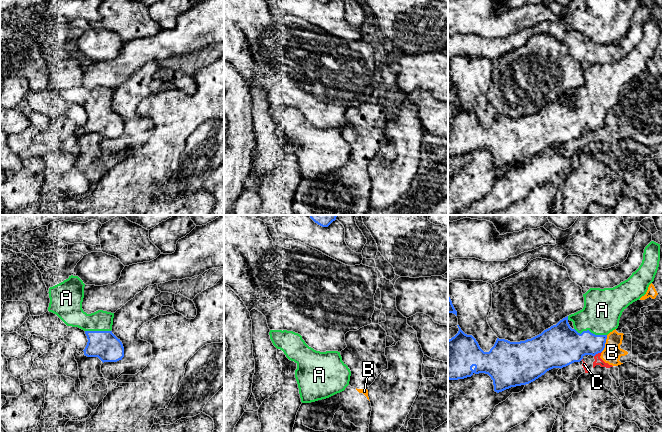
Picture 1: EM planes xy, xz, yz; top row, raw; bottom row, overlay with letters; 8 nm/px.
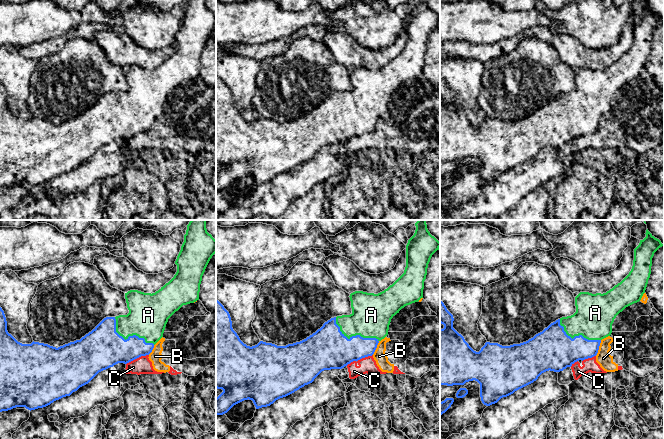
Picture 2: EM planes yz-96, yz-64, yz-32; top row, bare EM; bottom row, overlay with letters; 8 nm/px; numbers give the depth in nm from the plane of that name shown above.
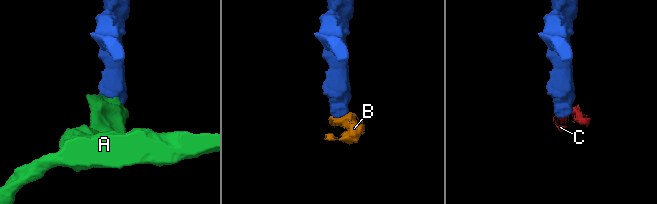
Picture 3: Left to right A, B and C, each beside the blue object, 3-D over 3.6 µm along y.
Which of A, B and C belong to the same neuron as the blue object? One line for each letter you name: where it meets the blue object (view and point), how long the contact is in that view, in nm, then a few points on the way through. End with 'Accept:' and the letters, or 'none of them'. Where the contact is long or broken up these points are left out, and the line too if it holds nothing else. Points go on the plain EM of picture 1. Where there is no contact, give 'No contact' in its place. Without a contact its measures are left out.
A: Touches blue at yz (589, 107). Shared border 280 nm
Accept: A

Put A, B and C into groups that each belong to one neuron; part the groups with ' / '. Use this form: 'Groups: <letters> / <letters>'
Groups: A / B C

